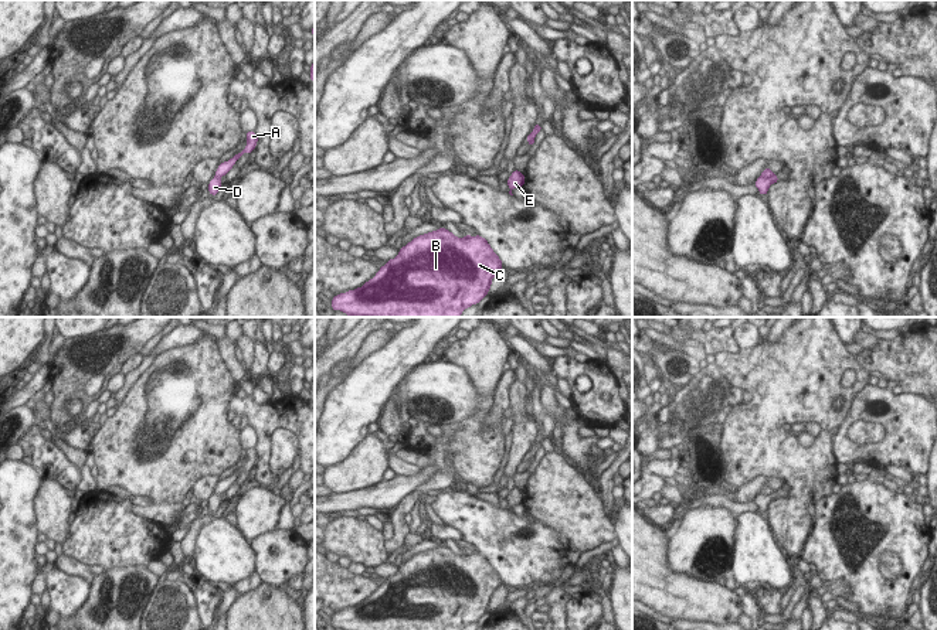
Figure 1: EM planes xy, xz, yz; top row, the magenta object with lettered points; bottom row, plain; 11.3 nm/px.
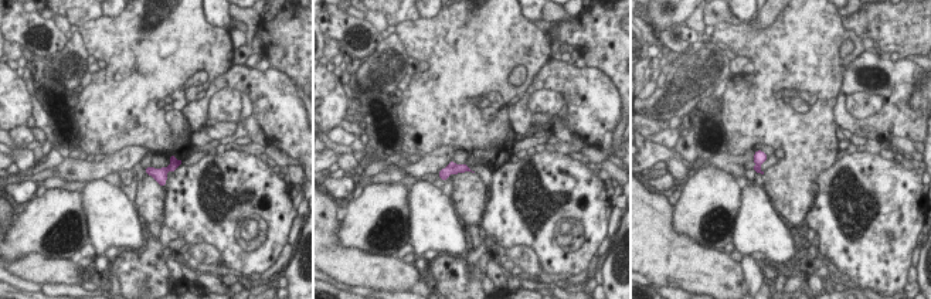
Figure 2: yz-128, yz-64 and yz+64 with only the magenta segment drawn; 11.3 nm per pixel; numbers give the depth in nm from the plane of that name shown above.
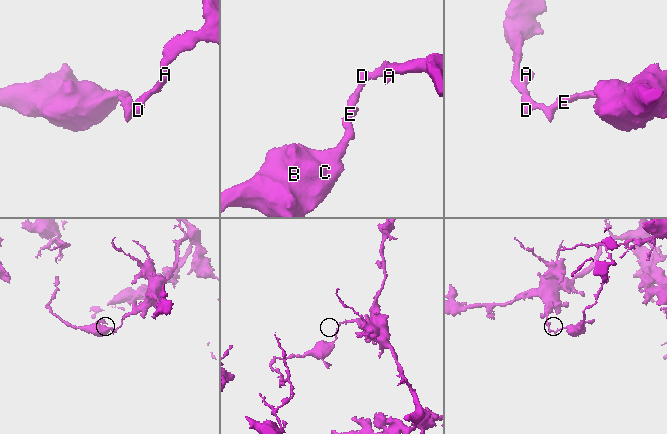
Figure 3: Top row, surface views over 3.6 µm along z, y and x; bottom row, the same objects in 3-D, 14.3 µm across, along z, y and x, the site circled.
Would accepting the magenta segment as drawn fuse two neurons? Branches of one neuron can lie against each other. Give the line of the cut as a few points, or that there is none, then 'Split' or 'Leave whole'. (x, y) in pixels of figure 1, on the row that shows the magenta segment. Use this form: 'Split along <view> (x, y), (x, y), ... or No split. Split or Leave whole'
Split along xy (216, 176), (219, 179). Split.

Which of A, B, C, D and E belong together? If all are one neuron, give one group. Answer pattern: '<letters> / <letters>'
A / B C D E

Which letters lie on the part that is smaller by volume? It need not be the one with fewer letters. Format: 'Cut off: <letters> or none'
Cut off: B, C, D, E

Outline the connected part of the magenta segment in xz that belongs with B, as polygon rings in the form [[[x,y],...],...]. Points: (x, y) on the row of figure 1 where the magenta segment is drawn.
[[[439,228],[400,248],[398,255],[387,260],[361,287],[336,294],[332,309],[342,310],[346,316],[361,317],[461,317],[465,309],[478,304],[488,294],[492,279],[502,268],[502,260],[481,235],[458,238],[447,228]]]

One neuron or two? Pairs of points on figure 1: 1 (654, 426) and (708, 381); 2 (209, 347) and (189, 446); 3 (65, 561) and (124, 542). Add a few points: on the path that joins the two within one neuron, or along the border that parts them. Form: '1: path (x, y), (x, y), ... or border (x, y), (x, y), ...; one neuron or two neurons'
1: border (664, 424), (658, 448); two neurons
2: path (211, 371), (214, 375), (214, 409), (207, 422); one neuron
3: border (63, 550), (88, 566); two neurons

